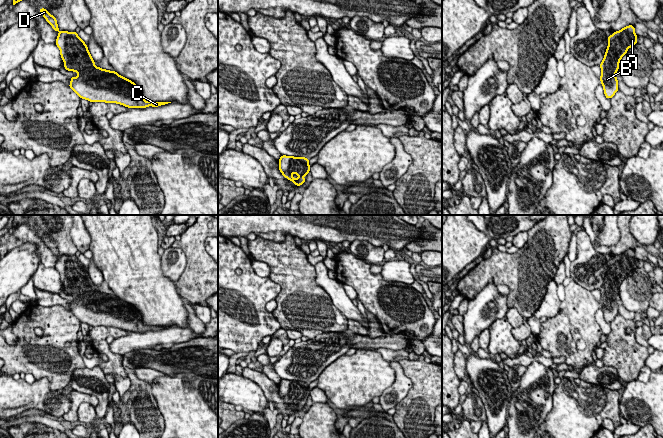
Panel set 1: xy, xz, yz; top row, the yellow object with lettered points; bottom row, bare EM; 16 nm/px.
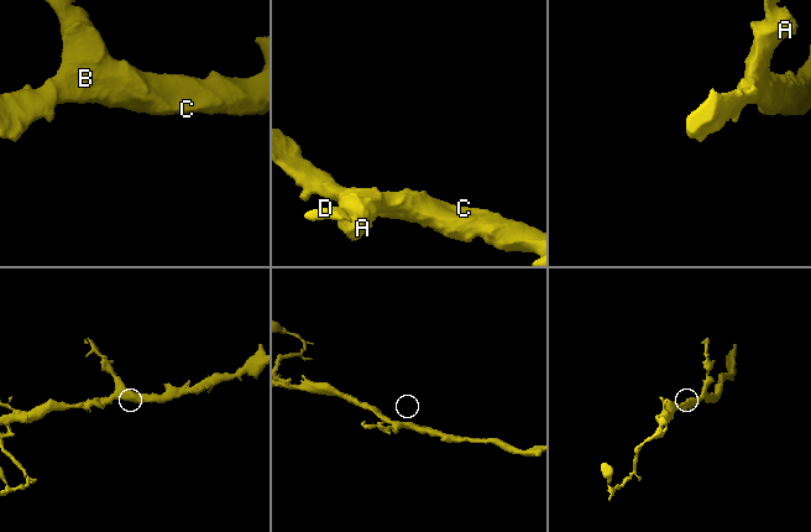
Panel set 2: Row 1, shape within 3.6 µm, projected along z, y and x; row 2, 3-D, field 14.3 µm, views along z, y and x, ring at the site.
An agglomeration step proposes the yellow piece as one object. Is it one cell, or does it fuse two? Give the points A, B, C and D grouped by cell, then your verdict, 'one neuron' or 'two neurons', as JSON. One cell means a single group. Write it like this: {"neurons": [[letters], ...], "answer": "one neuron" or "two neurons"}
{"neurons": [["A", "B", "C", "D"]], "answer": "one neuron"}

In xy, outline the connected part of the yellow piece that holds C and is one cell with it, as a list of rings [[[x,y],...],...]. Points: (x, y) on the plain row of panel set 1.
[[[45,232],[39,236],[59,258],[55,265],[60,274],[64,292],[78,297],[78,301],[70,301],[68,309],[81,323],[89,326],[116,327],[128,332],[159,331],[171,326],[146,325],[142,314],[131,304],[110,295],[95,290],[86,267],[76,255],[59,255],[57,243]]]

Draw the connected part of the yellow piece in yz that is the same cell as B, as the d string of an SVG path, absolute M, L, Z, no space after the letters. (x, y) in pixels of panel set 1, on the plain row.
M633 249L615 255L607 261L608 270L600 287L601 300L599 302L607 323L611 323L619 314L616 296L619 295L620 284L629 272L638 267L637 261Z

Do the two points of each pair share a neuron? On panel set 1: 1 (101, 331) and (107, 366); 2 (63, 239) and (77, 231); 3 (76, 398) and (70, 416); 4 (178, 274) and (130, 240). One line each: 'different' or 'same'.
1: same
2: different
3: same
4: different

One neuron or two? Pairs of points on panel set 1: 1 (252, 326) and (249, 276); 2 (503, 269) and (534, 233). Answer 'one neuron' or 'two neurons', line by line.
1: one neuron
2: one neuron

